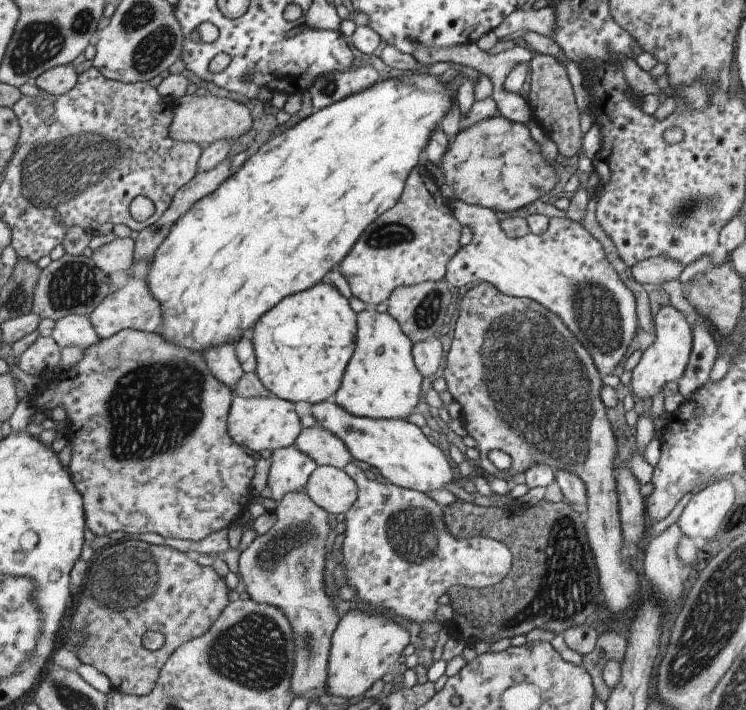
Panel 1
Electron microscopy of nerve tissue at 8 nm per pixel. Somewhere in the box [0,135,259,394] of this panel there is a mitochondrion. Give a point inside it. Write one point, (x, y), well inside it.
(74, 286)

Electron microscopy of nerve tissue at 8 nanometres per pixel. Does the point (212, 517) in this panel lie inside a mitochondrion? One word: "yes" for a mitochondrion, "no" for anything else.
no

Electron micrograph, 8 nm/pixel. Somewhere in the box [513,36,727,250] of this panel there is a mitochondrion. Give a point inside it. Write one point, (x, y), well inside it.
(683, 215)

